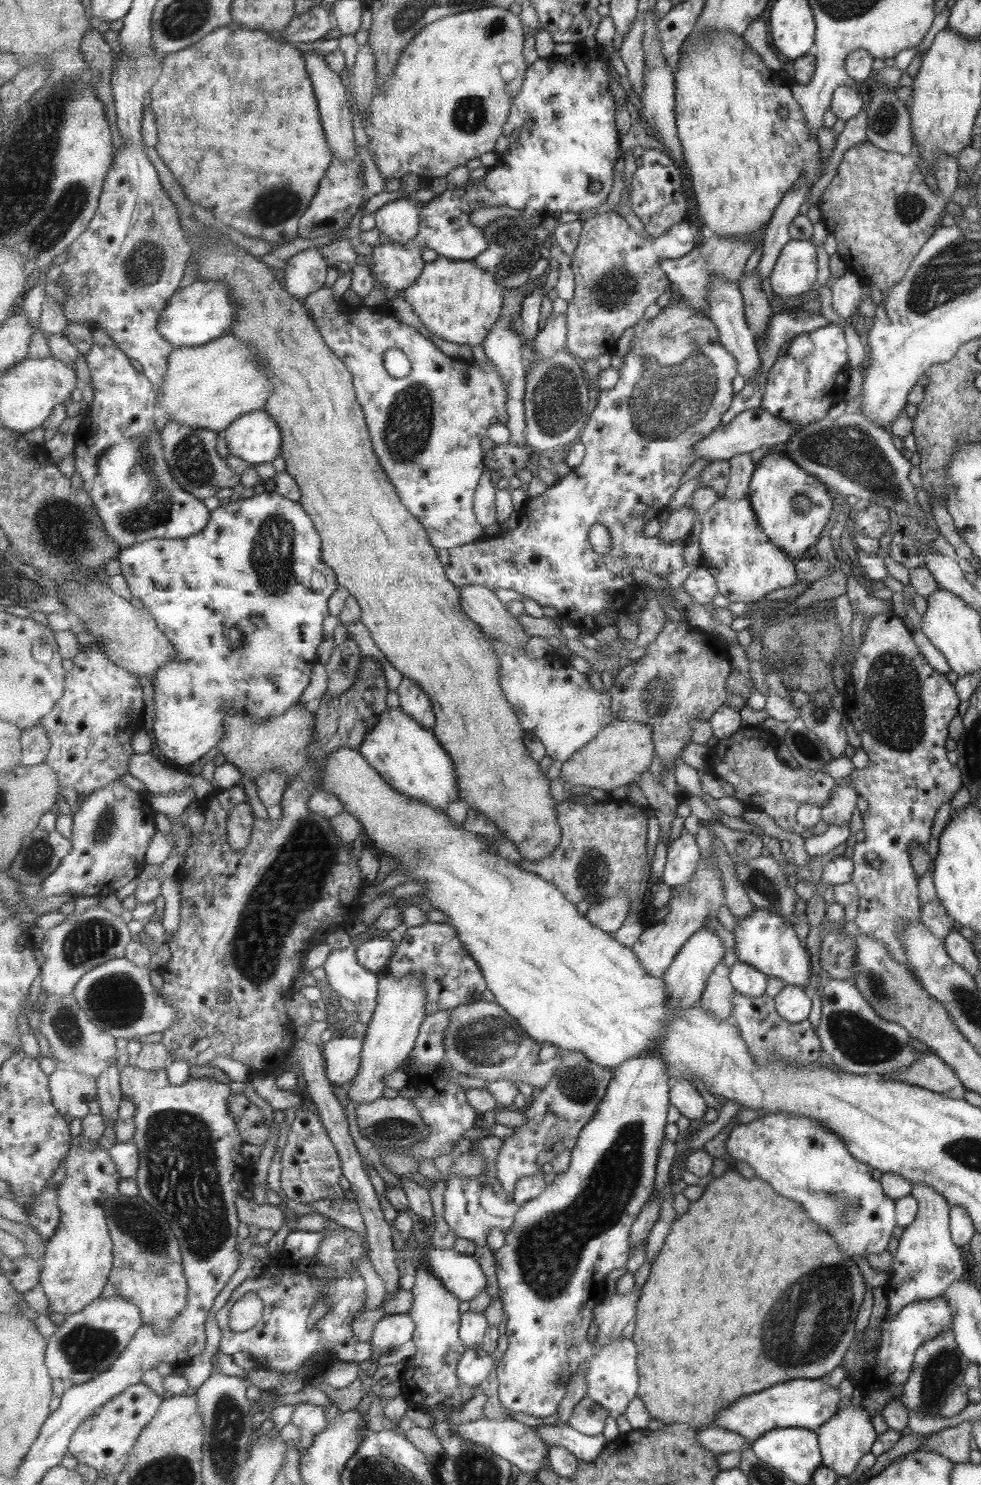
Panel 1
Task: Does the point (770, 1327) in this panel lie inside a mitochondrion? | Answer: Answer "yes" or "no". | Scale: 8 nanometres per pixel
yes

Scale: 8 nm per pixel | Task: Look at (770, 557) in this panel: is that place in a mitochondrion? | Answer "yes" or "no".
no

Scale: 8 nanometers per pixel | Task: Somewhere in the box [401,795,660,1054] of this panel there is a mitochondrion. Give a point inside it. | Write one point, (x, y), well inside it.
(592, 868)

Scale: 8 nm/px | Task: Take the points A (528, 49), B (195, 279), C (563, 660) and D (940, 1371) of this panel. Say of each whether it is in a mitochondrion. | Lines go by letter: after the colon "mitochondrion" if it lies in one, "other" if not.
A: other
B: other
C: other
D: mitochondrion

